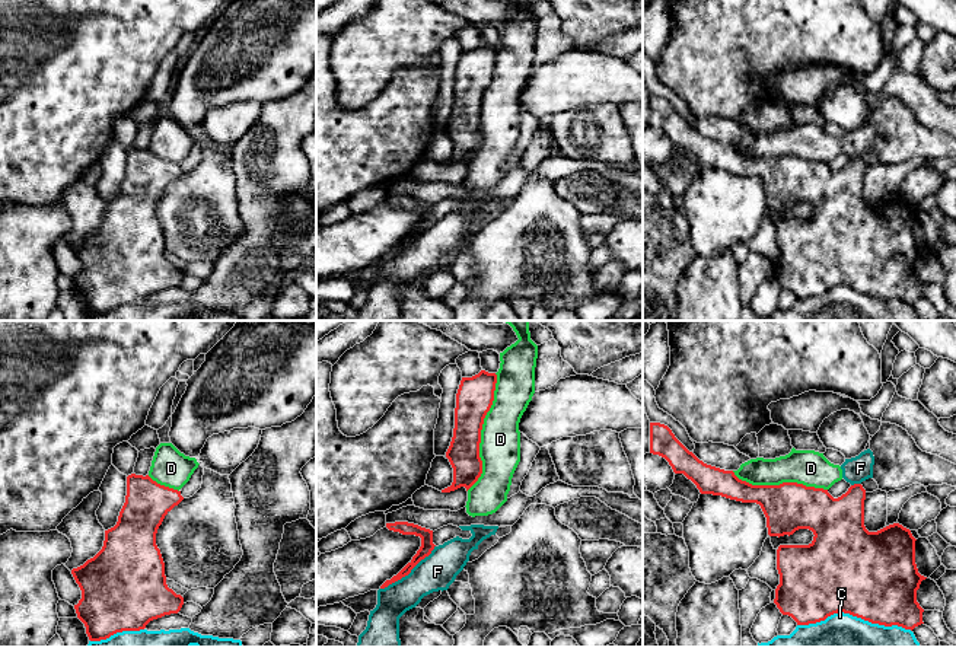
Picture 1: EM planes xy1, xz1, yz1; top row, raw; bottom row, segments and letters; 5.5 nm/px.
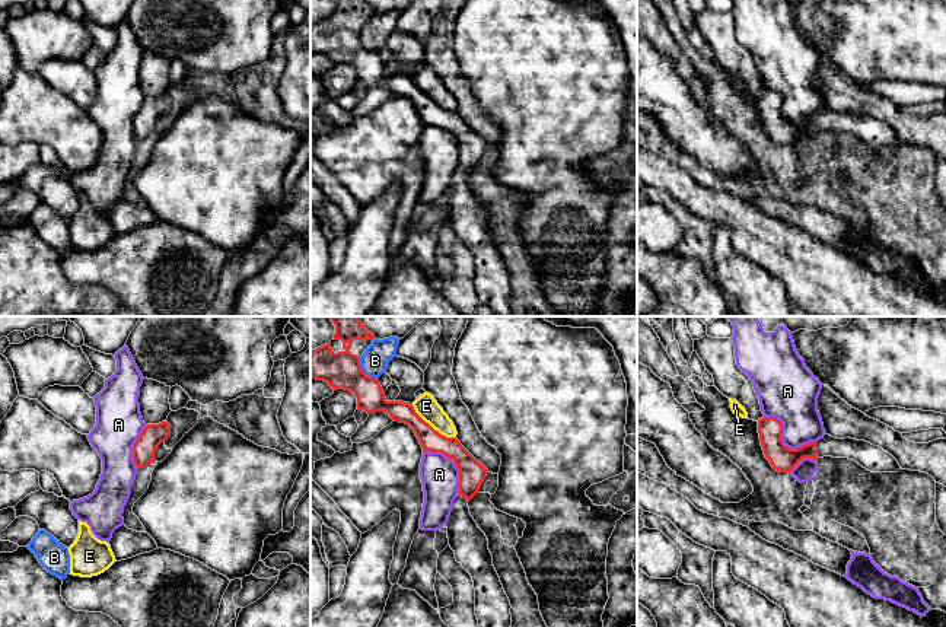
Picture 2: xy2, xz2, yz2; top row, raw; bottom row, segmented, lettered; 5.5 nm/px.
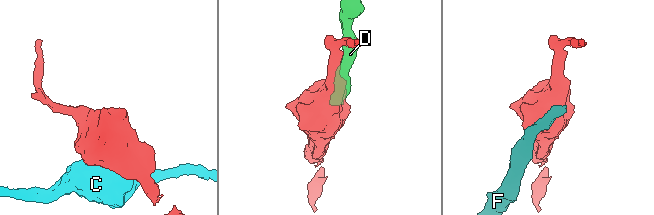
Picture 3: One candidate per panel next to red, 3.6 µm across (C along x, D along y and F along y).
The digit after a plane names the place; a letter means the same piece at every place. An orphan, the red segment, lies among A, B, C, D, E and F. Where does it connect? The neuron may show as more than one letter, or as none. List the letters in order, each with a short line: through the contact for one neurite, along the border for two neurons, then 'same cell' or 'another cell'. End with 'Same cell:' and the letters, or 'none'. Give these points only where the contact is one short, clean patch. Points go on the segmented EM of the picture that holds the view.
A: another cell
B: another cell
C: another cell
D: another cell
E: line xz2 (411, 404), (435, 429), (455, 438); another cell
F: line xz1 (435, 545), (407, 574), (381, 589); another cell
Same cell: none

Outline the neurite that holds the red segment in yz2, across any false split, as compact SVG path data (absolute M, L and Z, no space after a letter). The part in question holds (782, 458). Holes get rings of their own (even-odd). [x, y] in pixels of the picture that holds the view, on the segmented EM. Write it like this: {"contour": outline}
{"contour": "M774 417L759 418L758 433L765 458L780 472L790 474L803 458L818 461L824 456L848 458L872 472L898 472L902 470L898 461L882 448L850 437L837 439L825 435L818 442L790 449L781 440L783 423Z"}

